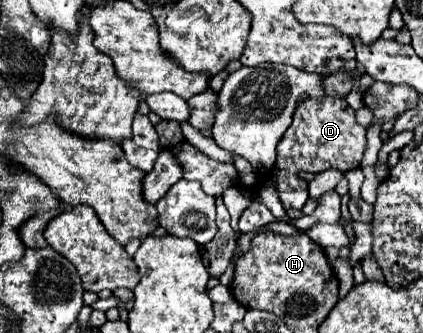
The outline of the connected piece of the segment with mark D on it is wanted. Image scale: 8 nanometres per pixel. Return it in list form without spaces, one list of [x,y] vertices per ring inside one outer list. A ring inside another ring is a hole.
[[[308,97],[292,119],[292,125],[278,143],[278,159],[266,179],[276,177],[276,187],[284,209],[302,209],[308,201],[306,183],[298,177],[300,171],[322,173],[338,169],[342,173],[360,167],[366,149],[366,127],[356,123],[356,111],[340,97]]]

